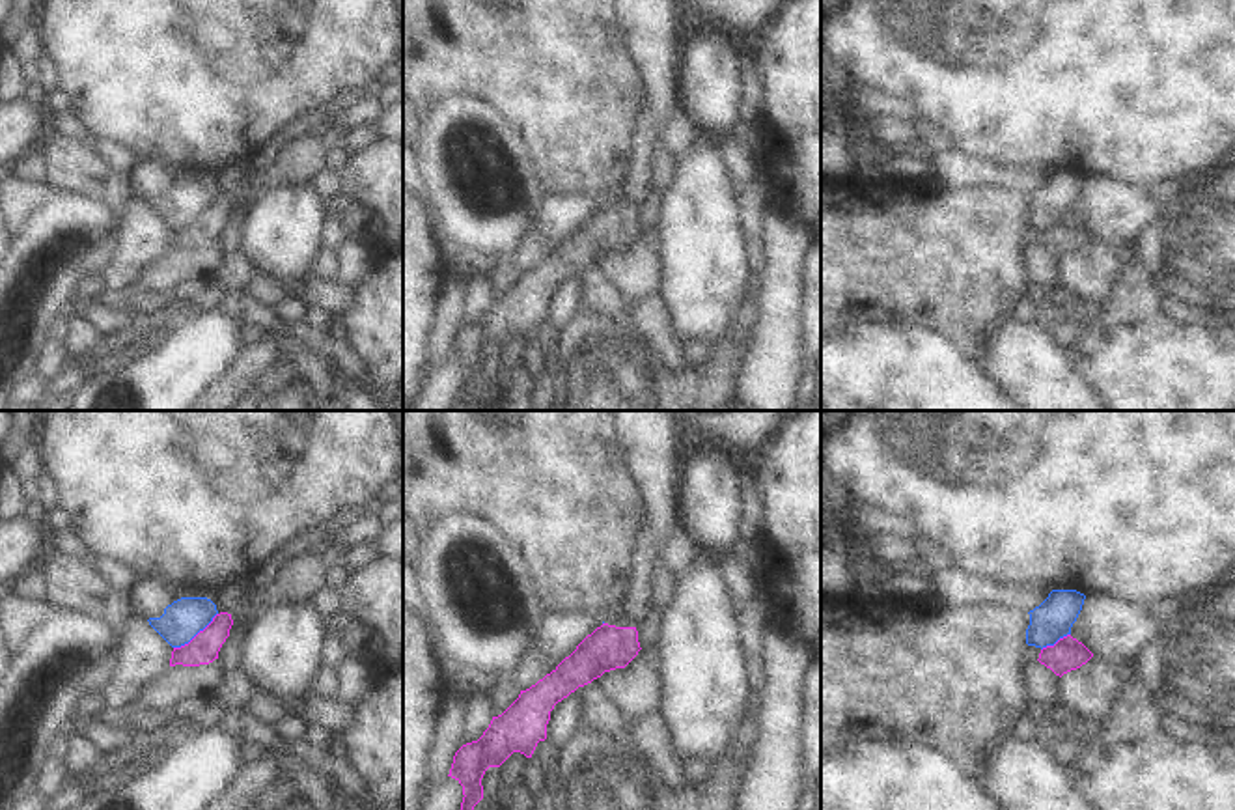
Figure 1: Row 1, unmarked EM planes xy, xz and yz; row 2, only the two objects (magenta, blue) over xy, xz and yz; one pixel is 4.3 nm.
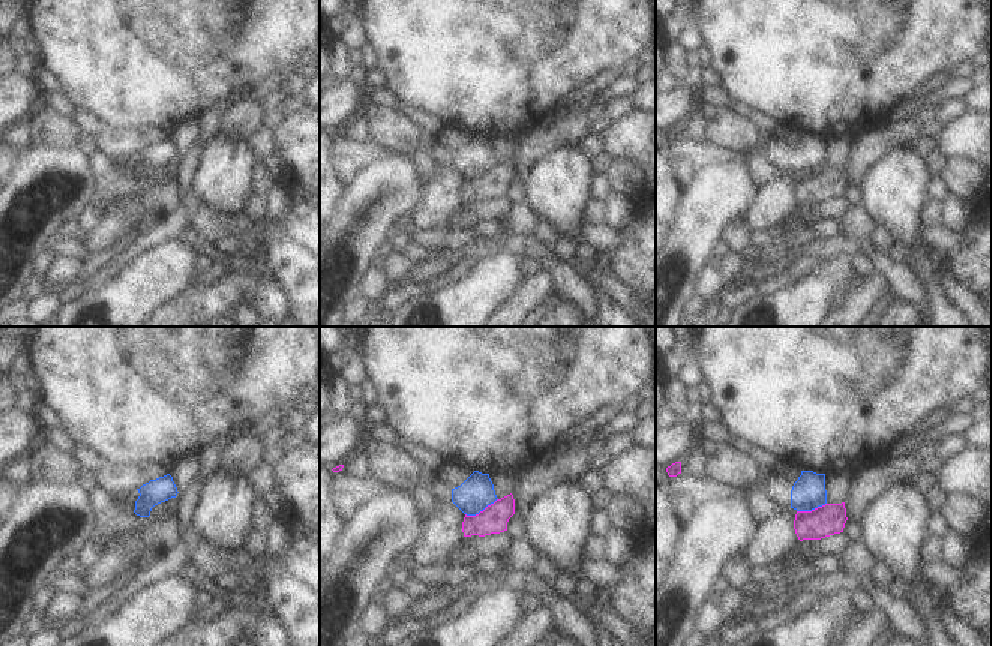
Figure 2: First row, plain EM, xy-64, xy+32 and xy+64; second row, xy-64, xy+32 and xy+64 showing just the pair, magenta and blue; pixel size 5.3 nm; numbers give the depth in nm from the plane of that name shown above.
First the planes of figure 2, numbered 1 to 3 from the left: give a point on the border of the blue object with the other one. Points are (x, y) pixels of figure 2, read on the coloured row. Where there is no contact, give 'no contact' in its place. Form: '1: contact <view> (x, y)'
1: no contact
2: contact xy+32 (480, 511)
3: contact xy+64 (812, 510)

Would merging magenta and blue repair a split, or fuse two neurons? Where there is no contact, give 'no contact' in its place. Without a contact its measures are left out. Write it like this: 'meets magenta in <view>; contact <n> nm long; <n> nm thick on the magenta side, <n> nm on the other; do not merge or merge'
meets magenta in xy; contact 240 nm long; 130 nm thick on the magenta side, 170 nm on the other; do not merge

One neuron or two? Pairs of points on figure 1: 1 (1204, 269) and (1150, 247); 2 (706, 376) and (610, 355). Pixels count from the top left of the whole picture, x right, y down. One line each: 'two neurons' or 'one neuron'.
1: one neuron
2: one neuron

